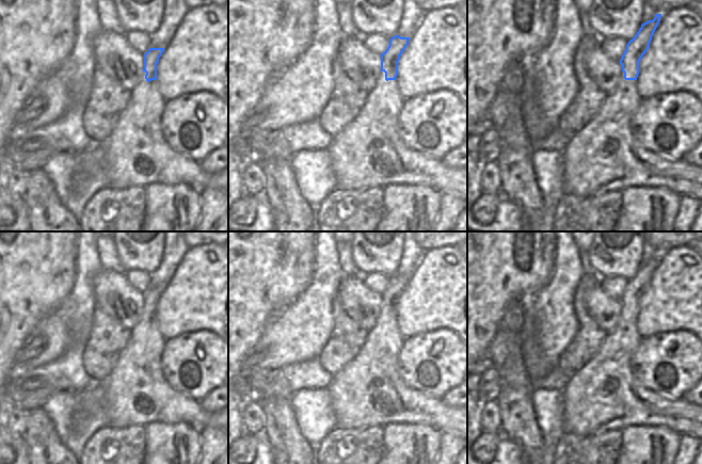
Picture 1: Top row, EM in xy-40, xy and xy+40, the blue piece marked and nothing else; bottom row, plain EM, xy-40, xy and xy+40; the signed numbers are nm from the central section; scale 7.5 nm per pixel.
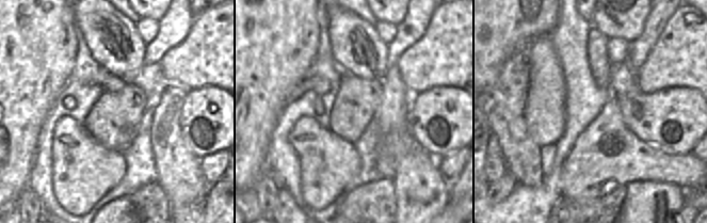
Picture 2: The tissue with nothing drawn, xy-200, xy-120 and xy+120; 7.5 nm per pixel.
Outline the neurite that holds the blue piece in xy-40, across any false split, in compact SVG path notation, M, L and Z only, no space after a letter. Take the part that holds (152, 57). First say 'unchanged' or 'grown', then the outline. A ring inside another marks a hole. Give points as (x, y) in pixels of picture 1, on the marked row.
grown | M149 48L144 54L142 77L131 90L131 96L121 113L116 126L100 144L95 145L101 154L101 170L106 175L106 187L111 189L145 188L154 182L160 185L188 185L200 191L205 188L216 189L228 196L228 167L216 174L209 174L200 166L198 162L186 157L181 153L173 150L163 137L161 115L165 100L157 85L157 64L163 51L164 48Z

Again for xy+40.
grown | M661 14L653 20L641 25L637 34L627 43L620 60L622 71L618 85L610 92L599 109L596 115L578 132L576 132L564 149L564 193L578 197L593 197L608 191L623 191L629 187L661 187L679 195L687 195L702 202L702 167L691 165L684 159L676 160L664 157L640 146L631 132L631 119L641 100L637 92L639 62L650 47L652 36L660 21Z

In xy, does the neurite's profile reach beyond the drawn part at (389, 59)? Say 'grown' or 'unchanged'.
grown

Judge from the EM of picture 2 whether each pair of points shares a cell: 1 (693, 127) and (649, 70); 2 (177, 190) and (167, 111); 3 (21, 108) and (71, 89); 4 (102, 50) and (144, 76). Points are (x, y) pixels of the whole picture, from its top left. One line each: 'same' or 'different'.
1: different
2: same
3: different
4: different

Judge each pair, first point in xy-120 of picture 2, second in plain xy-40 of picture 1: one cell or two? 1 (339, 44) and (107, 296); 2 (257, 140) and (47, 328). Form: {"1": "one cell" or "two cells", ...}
{"1": "one cell", "2": "two cells"}

